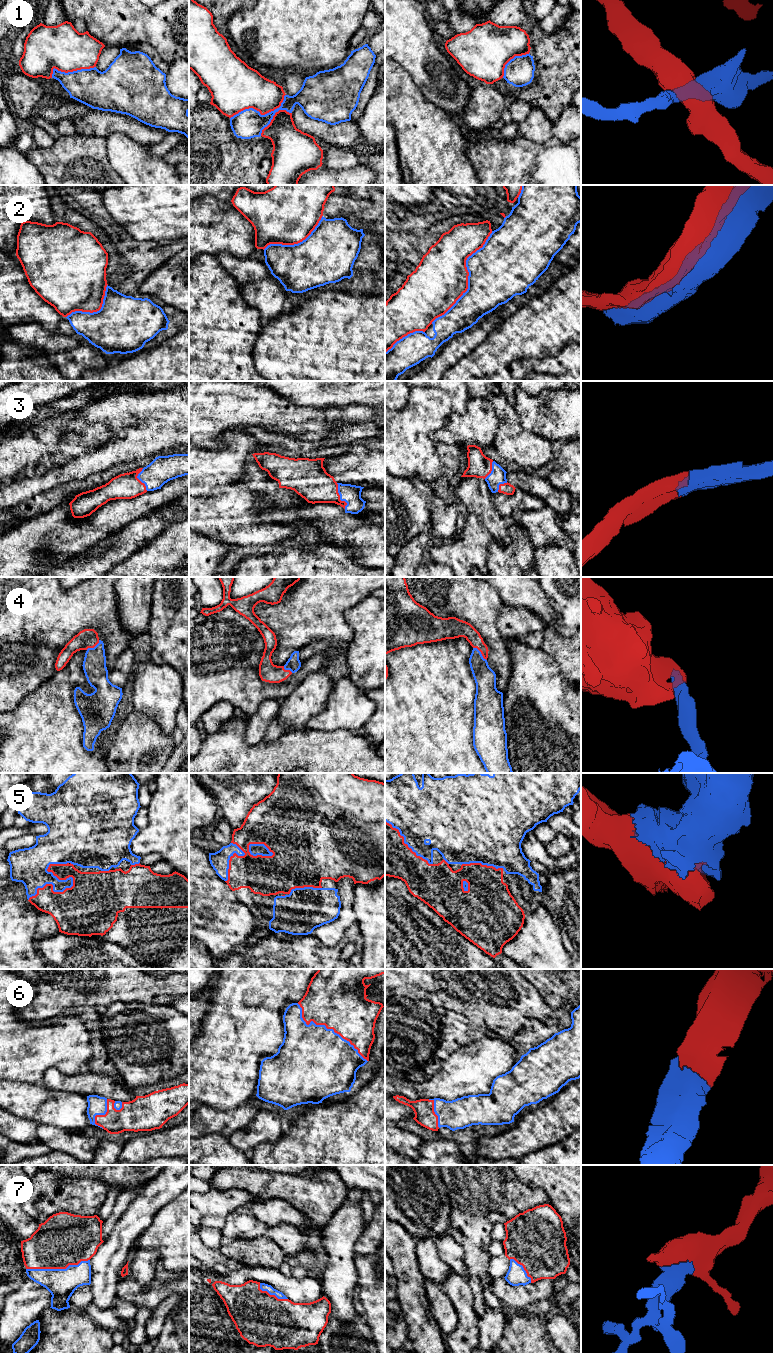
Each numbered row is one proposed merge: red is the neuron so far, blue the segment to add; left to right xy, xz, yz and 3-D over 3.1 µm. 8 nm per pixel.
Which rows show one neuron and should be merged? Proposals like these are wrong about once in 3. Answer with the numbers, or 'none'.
3, 4, 5, 6, 7

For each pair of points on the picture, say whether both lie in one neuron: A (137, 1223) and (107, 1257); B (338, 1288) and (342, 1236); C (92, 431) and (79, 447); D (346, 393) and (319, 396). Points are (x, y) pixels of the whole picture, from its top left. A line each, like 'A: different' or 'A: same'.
A: same
B: same
C: same
D: same

